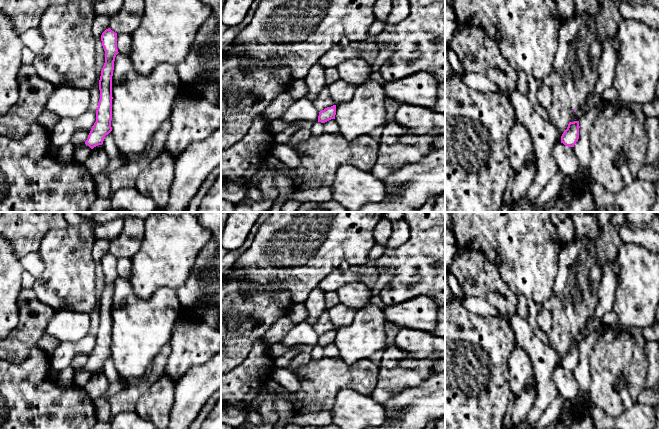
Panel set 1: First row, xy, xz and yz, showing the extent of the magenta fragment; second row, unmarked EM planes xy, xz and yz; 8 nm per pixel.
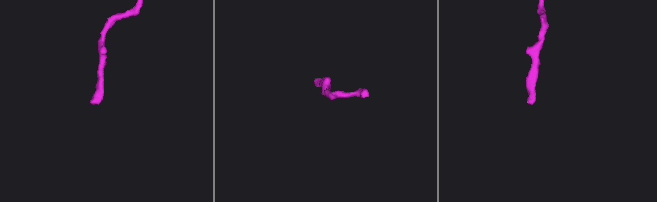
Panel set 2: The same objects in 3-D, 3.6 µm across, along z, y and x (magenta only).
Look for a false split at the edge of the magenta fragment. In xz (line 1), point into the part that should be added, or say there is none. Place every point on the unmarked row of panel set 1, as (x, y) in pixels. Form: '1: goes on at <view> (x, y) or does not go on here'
1: does not go on here

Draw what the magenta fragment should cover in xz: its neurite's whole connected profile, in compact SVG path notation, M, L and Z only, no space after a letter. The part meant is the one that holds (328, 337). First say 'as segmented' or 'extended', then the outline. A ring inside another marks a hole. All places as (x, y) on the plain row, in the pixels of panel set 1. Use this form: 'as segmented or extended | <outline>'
as segmented | M336 329L327 331L319 336L318 346L325 347L331 343L335 343L336 339Z

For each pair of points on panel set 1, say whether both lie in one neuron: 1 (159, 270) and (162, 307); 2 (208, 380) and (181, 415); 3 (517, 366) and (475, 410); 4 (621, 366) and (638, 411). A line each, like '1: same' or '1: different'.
1: different
2: same
3: different
4: different

